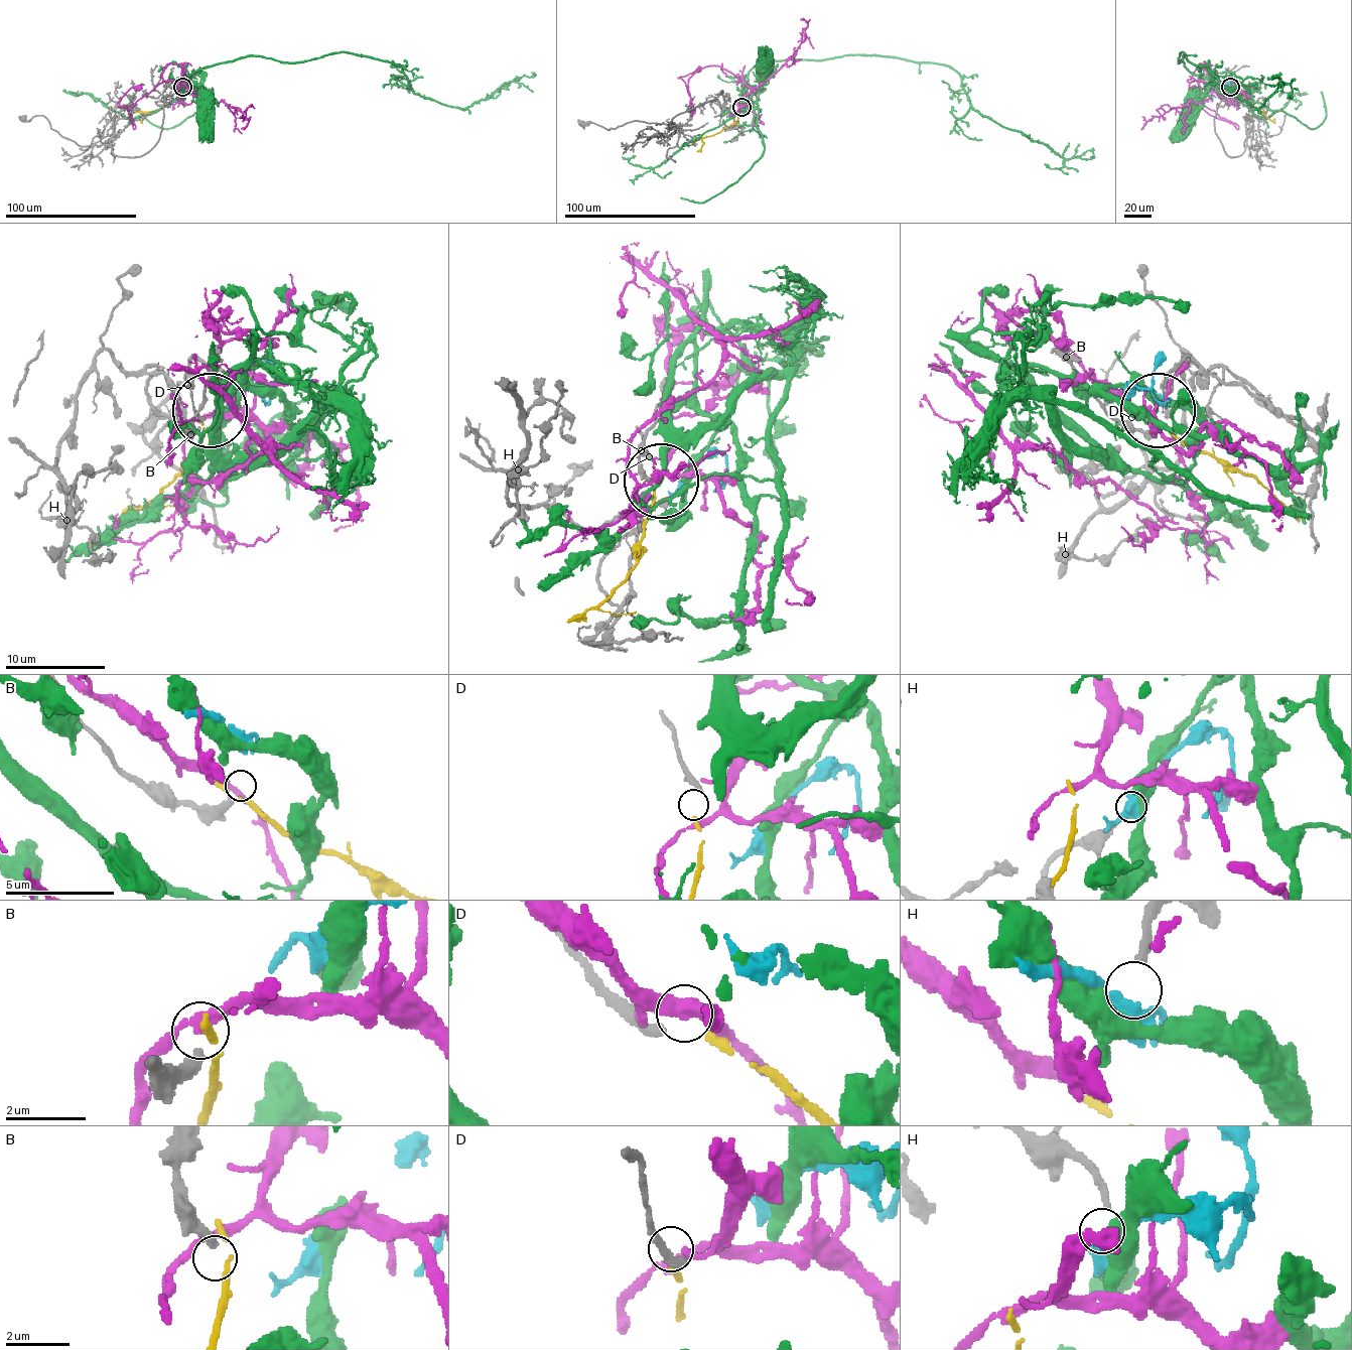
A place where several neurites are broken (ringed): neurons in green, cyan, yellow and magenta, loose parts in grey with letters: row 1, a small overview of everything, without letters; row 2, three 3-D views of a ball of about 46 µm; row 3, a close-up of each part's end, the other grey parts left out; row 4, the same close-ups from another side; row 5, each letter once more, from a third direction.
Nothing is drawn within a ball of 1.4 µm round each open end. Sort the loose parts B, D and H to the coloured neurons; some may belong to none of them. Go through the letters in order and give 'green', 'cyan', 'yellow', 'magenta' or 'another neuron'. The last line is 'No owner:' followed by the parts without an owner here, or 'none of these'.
B: another neuron
D: yellow
H: cyan
No owner: B

